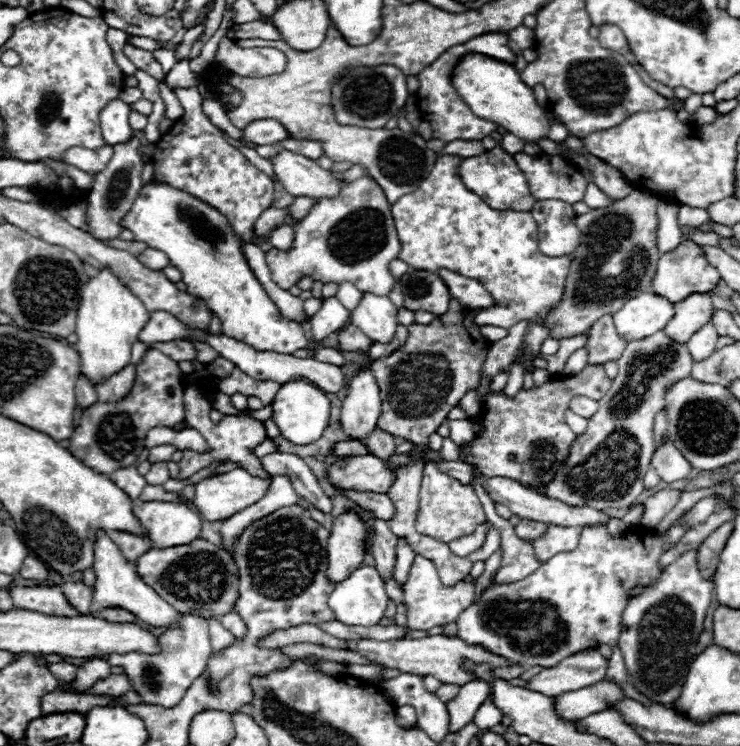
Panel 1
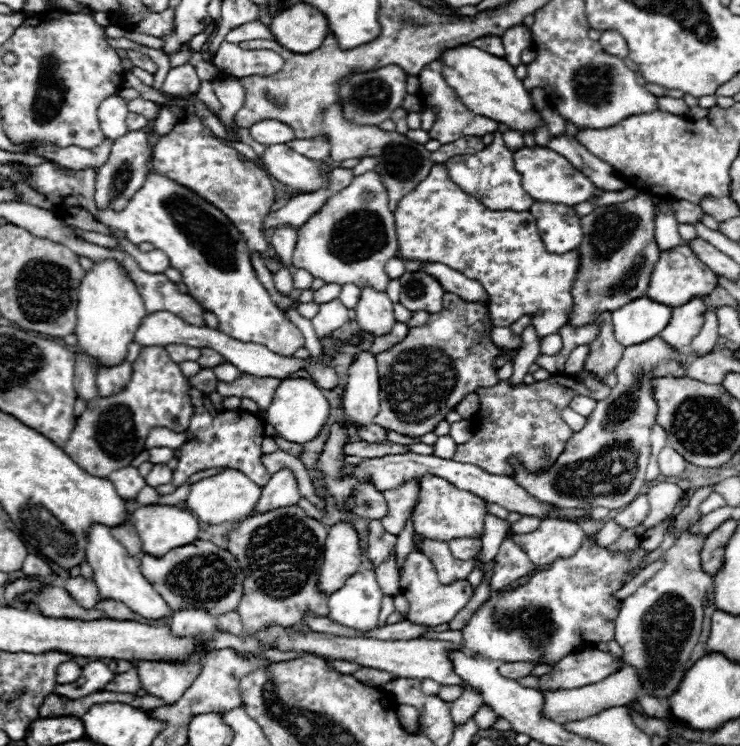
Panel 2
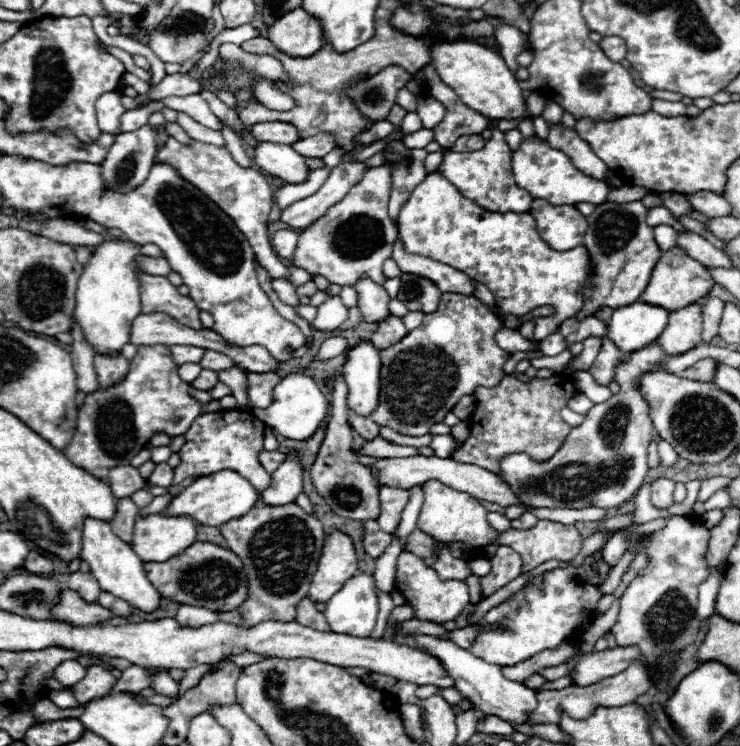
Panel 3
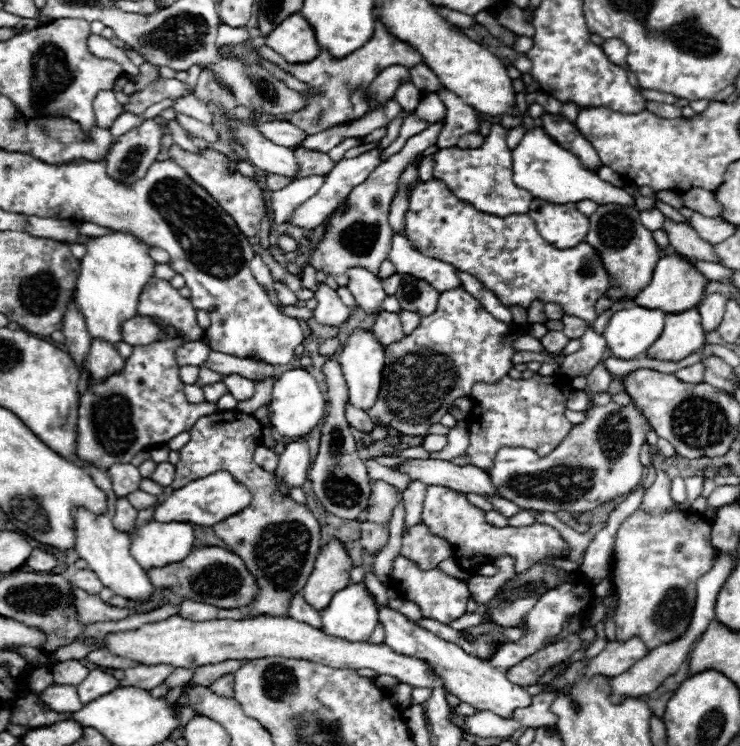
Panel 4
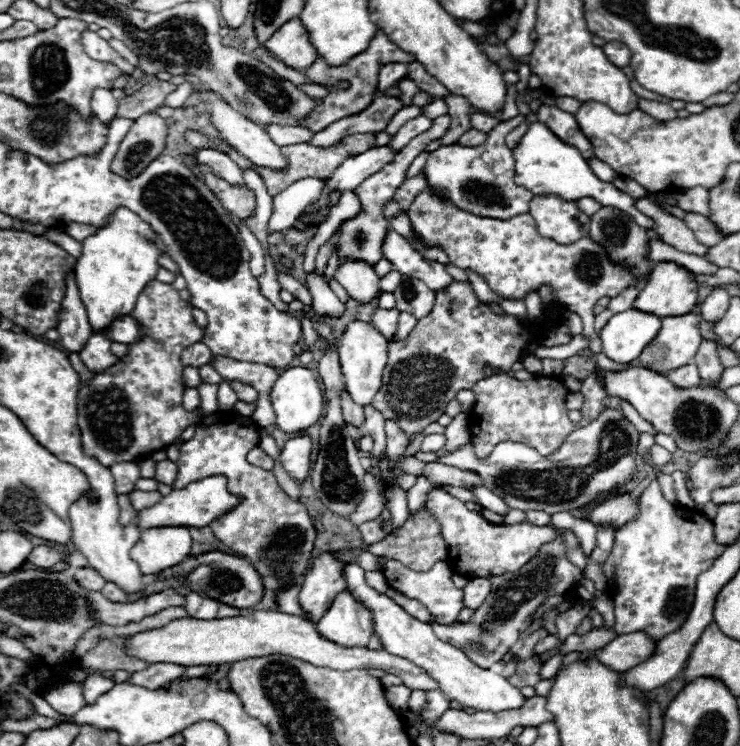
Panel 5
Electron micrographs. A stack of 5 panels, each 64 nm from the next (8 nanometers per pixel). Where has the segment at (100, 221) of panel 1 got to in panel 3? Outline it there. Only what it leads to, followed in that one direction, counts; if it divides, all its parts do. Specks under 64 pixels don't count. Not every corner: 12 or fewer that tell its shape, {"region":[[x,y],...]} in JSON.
{"region":[[146,124],[116,136],[102,178],[118,192],[146,180],[158,152]]}

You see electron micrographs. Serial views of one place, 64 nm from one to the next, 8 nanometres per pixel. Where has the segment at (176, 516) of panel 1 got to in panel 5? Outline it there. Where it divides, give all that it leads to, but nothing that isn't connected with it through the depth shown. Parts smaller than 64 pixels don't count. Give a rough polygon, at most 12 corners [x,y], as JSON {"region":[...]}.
{"region":[[150,528],[130,550],[142,574],[188,558],[188,528]]}

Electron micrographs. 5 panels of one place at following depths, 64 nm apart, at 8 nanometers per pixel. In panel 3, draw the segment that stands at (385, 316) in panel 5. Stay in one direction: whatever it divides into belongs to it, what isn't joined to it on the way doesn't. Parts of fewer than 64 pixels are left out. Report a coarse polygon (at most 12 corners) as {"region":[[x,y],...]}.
{"region":[[390,314],[372,334],[378,350],[400,342],[408,330]]}

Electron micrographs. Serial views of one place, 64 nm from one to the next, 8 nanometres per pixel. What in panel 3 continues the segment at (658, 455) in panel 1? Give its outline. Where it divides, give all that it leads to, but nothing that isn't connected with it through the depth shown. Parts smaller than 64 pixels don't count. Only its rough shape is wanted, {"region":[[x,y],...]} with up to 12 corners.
{"region":[[666,440],[658,442],[660,462],[672,466],[678,458]]}

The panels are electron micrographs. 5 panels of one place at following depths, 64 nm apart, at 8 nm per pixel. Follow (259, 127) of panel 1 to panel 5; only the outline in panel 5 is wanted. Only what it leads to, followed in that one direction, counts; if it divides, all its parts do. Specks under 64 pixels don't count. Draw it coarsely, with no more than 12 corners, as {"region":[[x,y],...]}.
{"region":[[268,126],[278,146],[308,142],[312,130],[304,126]]}

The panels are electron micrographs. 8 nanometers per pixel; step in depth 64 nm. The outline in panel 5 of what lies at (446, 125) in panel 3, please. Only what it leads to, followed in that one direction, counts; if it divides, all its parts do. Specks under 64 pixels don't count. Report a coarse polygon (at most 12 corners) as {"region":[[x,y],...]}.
{"region":[[448,96],[452,124],[442,136],[442,144],[456,144],[470,130],[472,106],[462,96]]}

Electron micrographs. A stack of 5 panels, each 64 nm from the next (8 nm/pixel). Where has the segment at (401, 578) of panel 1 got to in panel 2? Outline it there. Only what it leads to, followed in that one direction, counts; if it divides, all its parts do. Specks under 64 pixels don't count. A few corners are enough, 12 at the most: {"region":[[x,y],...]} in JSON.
{"region":[[412,516],[396,542],[396,562],[402,568],[404,558],[414,550]]}

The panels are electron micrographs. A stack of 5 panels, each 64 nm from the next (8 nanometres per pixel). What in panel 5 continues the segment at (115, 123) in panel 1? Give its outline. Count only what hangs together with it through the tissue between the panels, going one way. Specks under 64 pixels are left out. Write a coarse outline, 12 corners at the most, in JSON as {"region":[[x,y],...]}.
{"region":[[108,88],[92,92],[92,112],[102,122],[112,122],[118,100]]}

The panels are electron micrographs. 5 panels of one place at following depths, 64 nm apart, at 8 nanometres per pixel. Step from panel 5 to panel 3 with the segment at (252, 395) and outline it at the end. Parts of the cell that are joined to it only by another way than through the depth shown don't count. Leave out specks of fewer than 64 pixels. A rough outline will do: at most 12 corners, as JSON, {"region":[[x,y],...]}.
{"region":[[238,368],[218,374],[232,396],[238,408],[248,402],[248,378]]}

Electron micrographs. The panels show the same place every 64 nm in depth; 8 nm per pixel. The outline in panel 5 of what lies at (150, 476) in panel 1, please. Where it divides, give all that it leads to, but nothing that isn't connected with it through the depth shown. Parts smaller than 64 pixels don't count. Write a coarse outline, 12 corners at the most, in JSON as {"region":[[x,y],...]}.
{"region":[[172,460],[156,464],[156,482],[172,484],[176,464]]}

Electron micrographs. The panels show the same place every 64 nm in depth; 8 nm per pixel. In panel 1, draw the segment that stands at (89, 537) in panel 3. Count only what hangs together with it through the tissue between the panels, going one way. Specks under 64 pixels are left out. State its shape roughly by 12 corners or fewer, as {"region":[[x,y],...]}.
{"region":[[104,530],[94,544],[92,616],[126,608],[150,626],[180,616]]}

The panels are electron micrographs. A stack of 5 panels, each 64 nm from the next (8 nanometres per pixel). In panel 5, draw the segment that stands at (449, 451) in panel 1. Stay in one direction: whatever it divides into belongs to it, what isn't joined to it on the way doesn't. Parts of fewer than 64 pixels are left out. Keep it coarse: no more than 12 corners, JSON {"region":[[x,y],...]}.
{"region":[[444,434],[424,436],[420,452],[438,452],[446,444]]}

